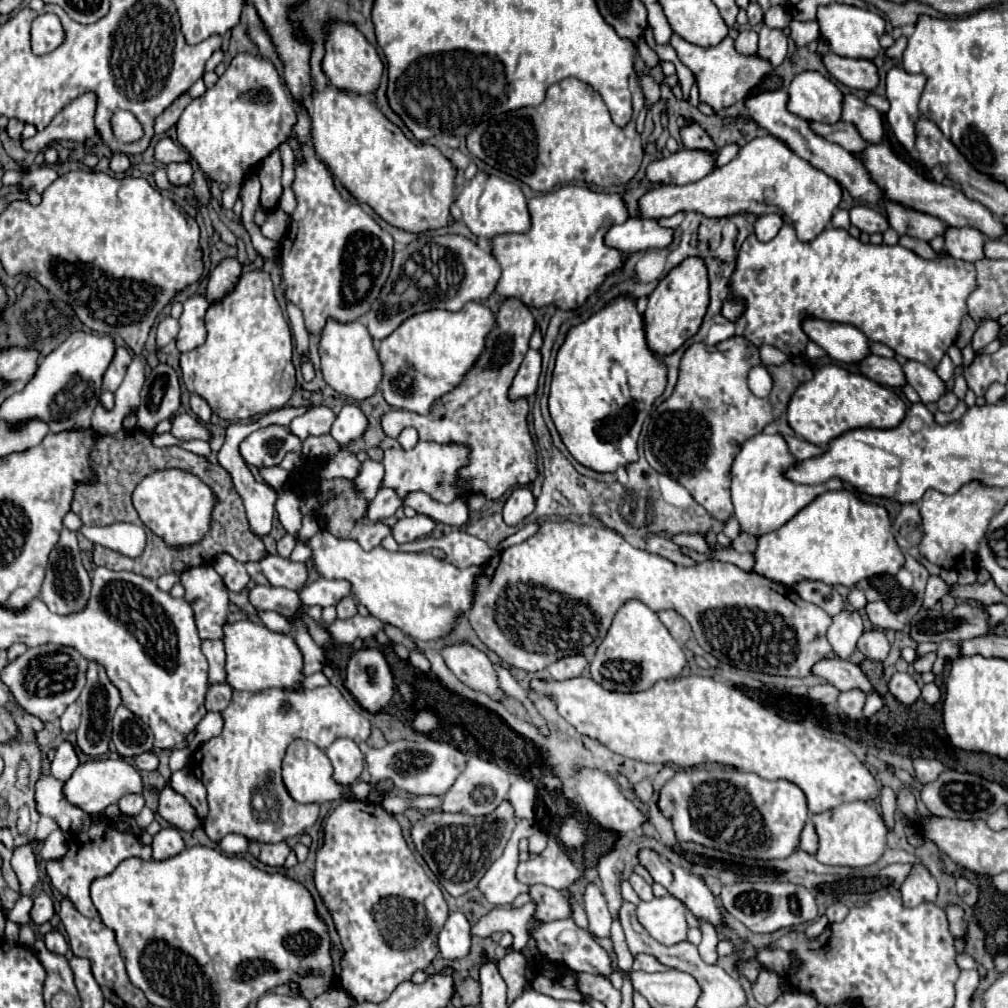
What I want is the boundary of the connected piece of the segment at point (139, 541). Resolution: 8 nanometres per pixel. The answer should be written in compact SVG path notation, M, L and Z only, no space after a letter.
M113 523L113 525L107 525L107 527L86 527L82 525L80 532L93 543L103 543L105 547L113 549L113 551L119 551L127 557L139 557L145 549L145 531L143 527L139 525L133 525L133 523Z

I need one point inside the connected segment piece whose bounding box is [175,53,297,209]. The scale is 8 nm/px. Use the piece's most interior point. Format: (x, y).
(236, 124)

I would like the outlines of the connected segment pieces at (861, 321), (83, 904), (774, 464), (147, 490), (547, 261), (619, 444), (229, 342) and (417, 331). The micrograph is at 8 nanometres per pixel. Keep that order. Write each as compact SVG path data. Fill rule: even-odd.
M783 225L771 241L759 241L753 233L743 241L733 277L729 281L729 295L745 301L743 313L735 319L737 335L753 345L775 345L787 355L805 352L809 341L801 323L807 317L825 319L835 323L849 323L861 329L869 341L891 347L897 355L937 367L945 351L955 343L959 323L967 313L967 297L977 289L975 265L953 259L949 253L939 253L935 259L923 259L901 245L871 245L851 237L845 229L827 227L819 237L809 243L797 239L791 225Z
M95 817L93 825L89 827L87 833L75 833L71 837L69 843L69 851L61 861L49 861L47 863L47 873L51 877L53 887L63 895L69 897L75 907L85 915L85 917L99 917L95 905L91 903L89 897L89 885L93 879L97 877L105 877L109 875L121 861L129 859L129 857L141 857L145 861L151 859L151 847L143 845L137 837L133 837L131 833L121 833L115 827L109 825L107 819L103 817Z
M759 433L751 439L747 439L737 453L733 467L731 467L731 497L733 497L733 515L739 521L741 531L759 537L761 533L769 533L773 529L779 529L789 521L793 515L797 515L805 505L809 505L815 497L827 491L843 489L843 483L839 479L829 479L821 485L797 485L783 477L783 469L789 465L789 461L795 461L787 449L787 443L781 435L765 435Z
M161 469L143 477L133 491L133 507L139 519L169 547L191 547L199 543L211 525L217 497L209 485L185 469Z
M567 185L559 187L555 191L537 195L527 201L527 209L531 215L531 229L527 233L507 233L493 237L491 253L501 265L501 279L497 281L495 291L501 297L517 297L529 307L547 307L555 305L563 311L575 309L603 283L607 273L619 269L625 261L623 253L617 253L617 249L609 249L603 243L605 233L617 225L623 223L627 215L627 207L617 193L595 193L587 187Z
M619 295L587 321L571 327L557 351L549 411L571 455L601 473L637 461L637 437L655 399L665 391L667 367L649 349L635 299Z
M247 271L239 277L231 293L221 301L209 305L205 313L207 339L193 351L181 353L183 381L189 393L201 395L225 421L247 421L253 415L265 415L269 411L285 407L295 389L295 367L291 363L291 331L281 313L281 307L273 295L273 281L265 271Z
M475 301L467 303L457 313L431 309L419 313L417 317L409 317L405 325L395 329L377 347L383 367L379 385L383 399L395 409L427 415L437 399L463 383L465 375L475 367L477 359L485 351L485 339L495 327L495 313L483 303Z

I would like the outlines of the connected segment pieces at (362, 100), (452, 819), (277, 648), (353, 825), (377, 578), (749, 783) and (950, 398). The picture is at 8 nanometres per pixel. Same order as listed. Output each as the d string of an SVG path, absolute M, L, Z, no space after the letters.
M327 85L323 91L313 89L309 97L311 115L311 141L315 157L327 167L327 171L341 181L341 185L359 201L367 203L381 219L393 227L423 233L427 229L445 227L451 219L449 207L455 201L455 167L433 145L409 141L397 125L393 125L371 101L369 95L349 93Z
M505 799L493 813L483 817L471 817L463 813L431 811L421 821L413 823L411 839L417 851L423 855L429 869L439 883L453 895L465 895L477 887L477 881L485 875L495 859L501 857L511 831L517 825L517 817L509 799Z
M237 621L237 623L225 625L223 643L227 651L227 663L225 663L227 681L233 689L239 689L239 691L261 691L269 687L277 687L285 691L303 689L301 687L305 679L303 653L297 647L295 637L291 633L277 633L253 621Z
M343 801L325 823L325 841L317 851L315 887L323 897L325 907L333 913L335 927L341 935L345 957L341 961L339 987L359 1003L385 1001L393 989L411 979L415 971L423 971L439 953L437 935L443 929L449 909L441 889L425 875L407 847L401 825L379 803L373 801Z
M319 531L309 541L309 547L313 549L313 563L319 575L327 579L347 579L353 585L353 597L363 603L373 617L403 629L413 639L437 641L445 637L455 629L457 619L473 605L475 577L481 573L477 565L459 569L431 553L391 553L381 545L363 551L357 541L339 541L329 531Z
M677 771L677 775L665 783L659 795L659 809L665 817L673 821L673 829L679 841L693 841L711 849L727 851L731 855L749 857L749 859L785 859L799 847L801 829L807 823L807 801L805 793L787 779L767 781L757 777L755 773L741 771Z
M947 391L947 393L941 397L941 401L937 401L937 407L939 407L941 413L951 413L951 411L955 409L957 401L959 401L959 399L953 395L953 391Z

